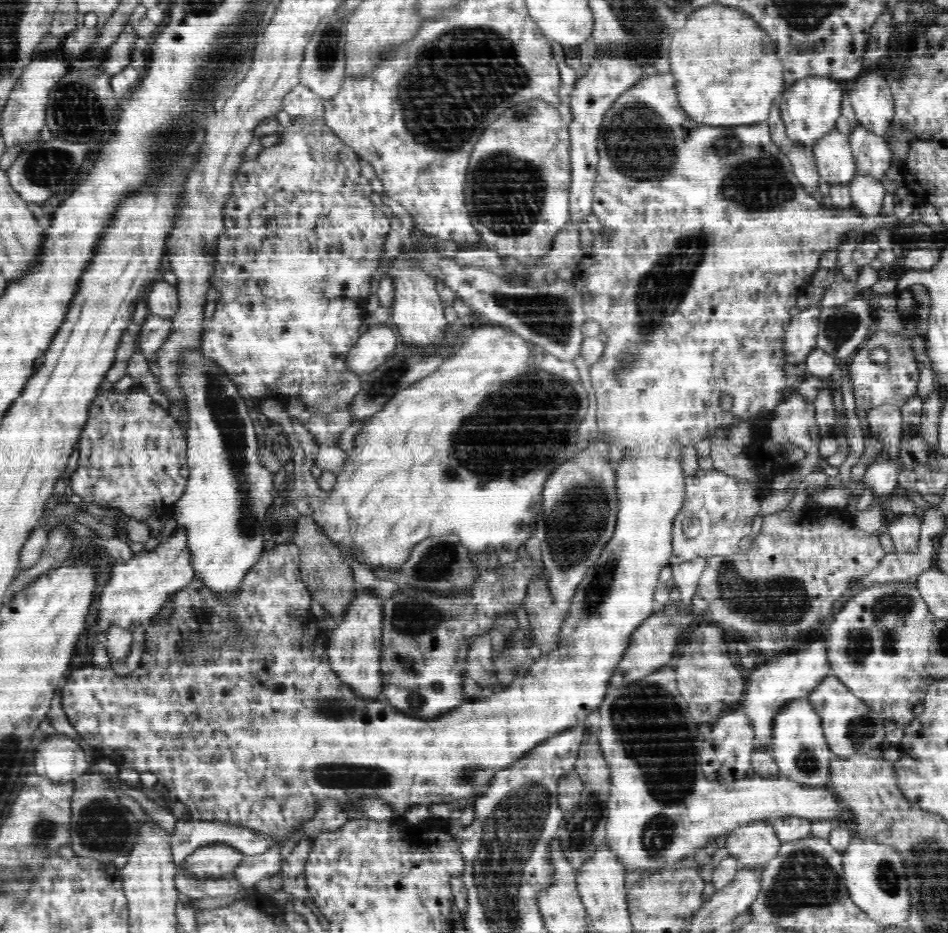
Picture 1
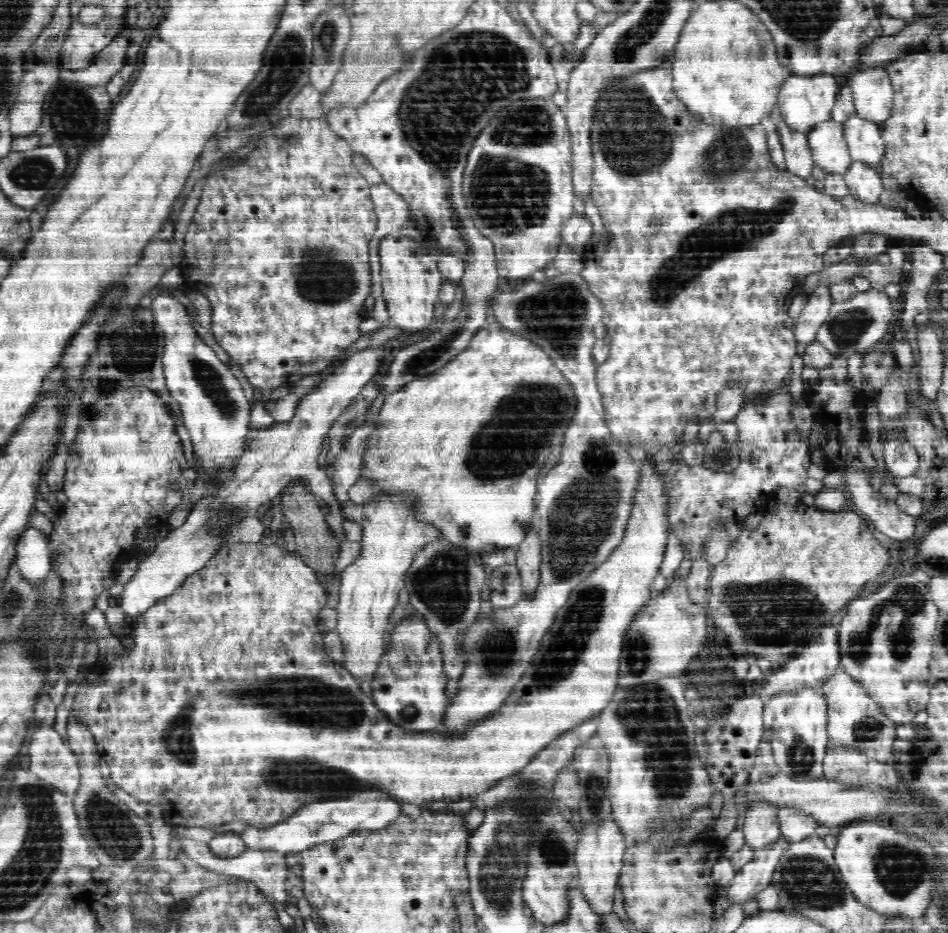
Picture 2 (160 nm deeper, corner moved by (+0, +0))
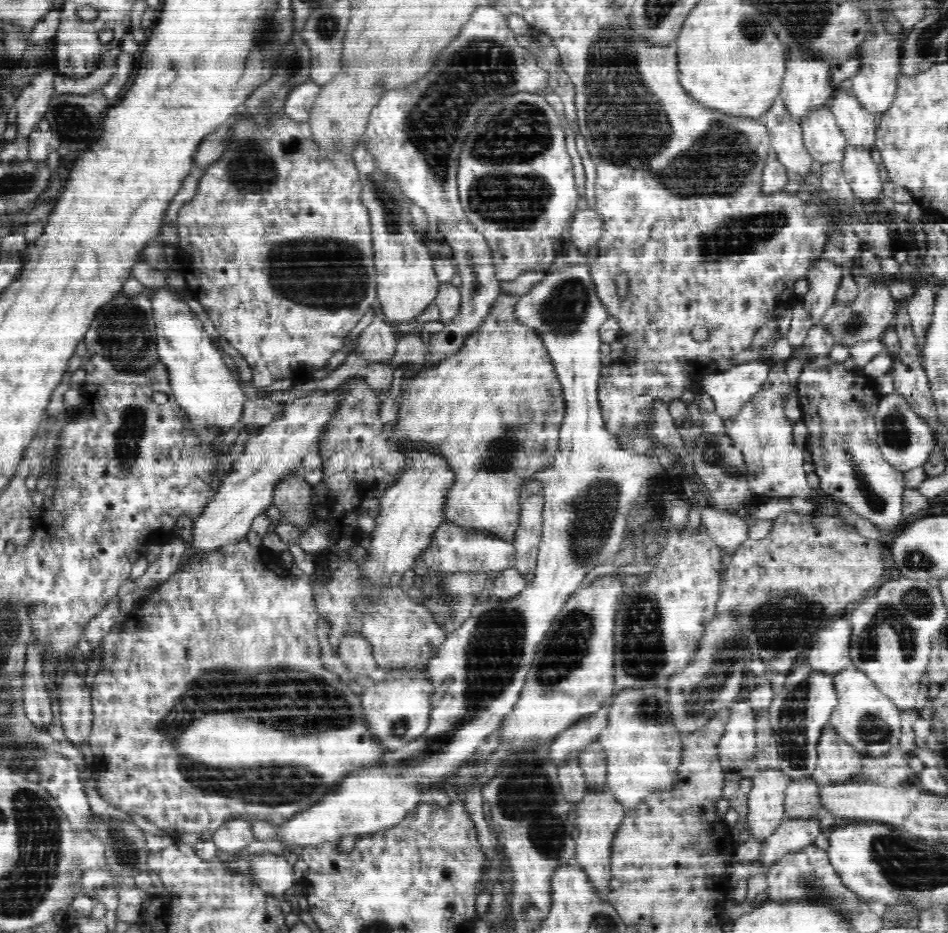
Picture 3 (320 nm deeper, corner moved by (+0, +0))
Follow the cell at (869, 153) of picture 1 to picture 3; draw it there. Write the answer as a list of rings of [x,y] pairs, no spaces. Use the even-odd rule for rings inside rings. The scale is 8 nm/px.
[[[836,88],[828,108],[834,114],[840,130],[852,147],[871,148],[877,139],[878,117],[867,112],[855,99],[854,93]]]

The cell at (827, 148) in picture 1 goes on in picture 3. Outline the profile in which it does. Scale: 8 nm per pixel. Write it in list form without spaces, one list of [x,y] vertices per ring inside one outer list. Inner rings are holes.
[[[828,106],[822,107],[800,123],[804,144],[813,160],[822,165],[841,162],[847,140]]]

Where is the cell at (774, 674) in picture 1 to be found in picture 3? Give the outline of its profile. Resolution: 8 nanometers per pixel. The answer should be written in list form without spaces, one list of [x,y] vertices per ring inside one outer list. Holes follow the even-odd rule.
[[[848,616],[834,619],[815,633],[808,652],[808,664],[826,675],[834,675],[850,666],[851,626]]]

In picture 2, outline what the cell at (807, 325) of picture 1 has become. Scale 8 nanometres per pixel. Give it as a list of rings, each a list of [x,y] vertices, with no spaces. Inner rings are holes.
[[[820,285],[808,295],[805,307],[794,320],[792,330],[796,343],[808,346],[816,341],[818,329],[828,318],[832,303],[830,286],[828,285]]]

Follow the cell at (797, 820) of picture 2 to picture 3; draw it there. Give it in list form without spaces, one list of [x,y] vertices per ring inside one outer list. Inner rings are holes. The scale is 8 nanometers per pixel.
[[[812,777],[793,780],[785,792],[786,818],[808,819],[817,816],[818,810],[822,808],[817,798],[819,786],[816,781],[812,780]]]

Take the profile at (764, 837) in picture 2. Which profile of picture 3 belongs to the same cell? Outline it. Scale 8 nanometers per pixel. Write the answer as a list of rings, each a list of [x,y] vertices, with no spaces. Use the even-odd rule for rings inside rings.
[[[768,768],[758,774],[747,794],[751,838],[764,840],[781,826],[786,818],[784,812],[785,792],[792,782],[779,768]]]

